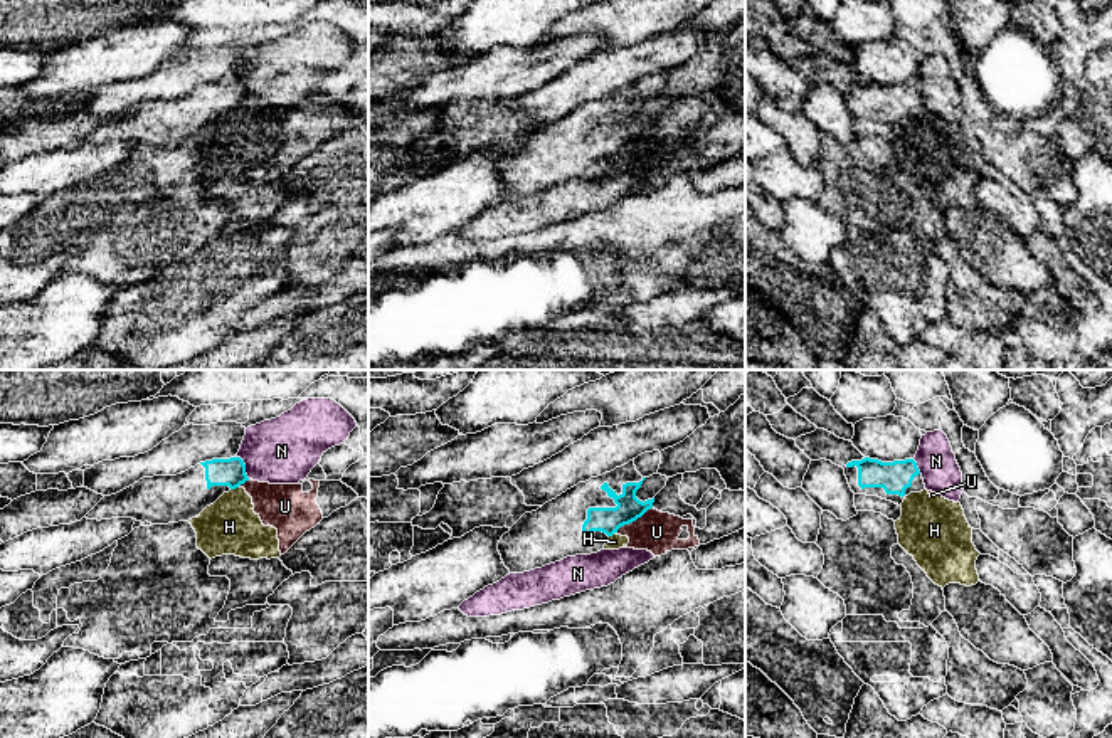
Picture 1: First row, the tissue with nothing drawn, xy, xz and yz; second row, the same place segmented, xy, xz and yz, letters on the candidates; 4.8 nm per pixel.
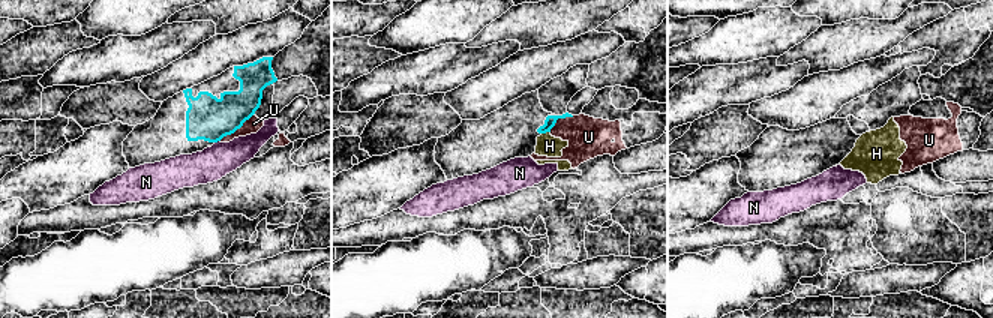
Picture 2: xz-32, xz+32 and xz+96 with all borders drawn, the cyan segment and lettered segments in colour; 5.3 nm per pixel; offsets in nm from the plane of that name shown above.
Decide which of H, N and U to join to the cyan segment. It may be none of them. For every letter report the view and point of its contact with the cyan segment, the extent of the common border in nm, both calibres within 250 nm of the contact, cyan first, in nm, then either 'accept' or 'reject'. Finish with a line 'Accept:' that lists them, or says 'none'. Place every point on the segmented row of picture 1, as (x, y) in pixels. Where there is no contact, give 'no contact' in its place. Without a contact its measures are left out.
H: xy (234, 488) | 50 nm | 130/280 nm | reject
N: xy (244, 466) | 130 nm | 130/320 nm | reject
U: xz (631, 521) | 240 nm | 130/200 nm | reject
Accept: none

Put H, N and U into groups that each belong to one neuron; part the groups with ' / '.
H U / N

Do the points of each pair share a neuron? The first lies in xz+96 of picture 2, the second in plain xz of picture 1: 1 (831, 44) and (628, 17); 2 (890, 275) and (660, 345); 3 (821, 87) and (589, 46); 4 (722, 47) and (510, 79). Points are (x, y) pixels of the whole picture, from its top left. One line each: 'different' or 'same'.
1: same
2: different
3: different
4: different

